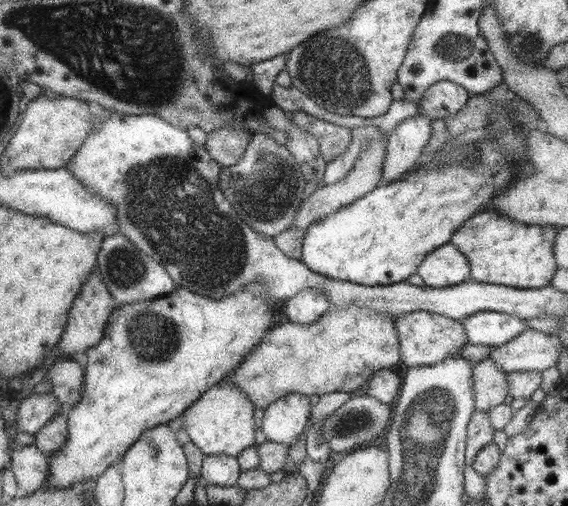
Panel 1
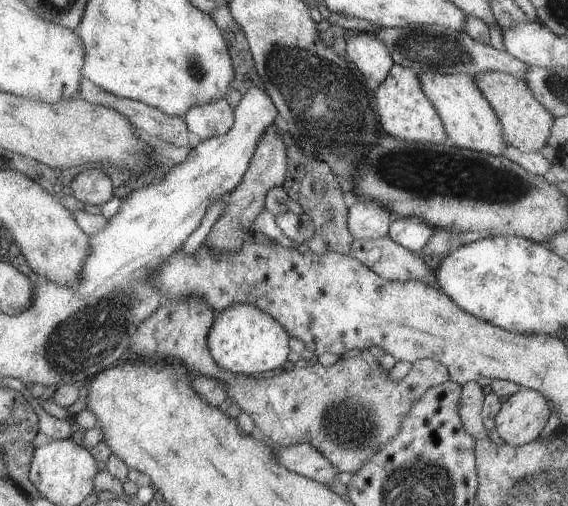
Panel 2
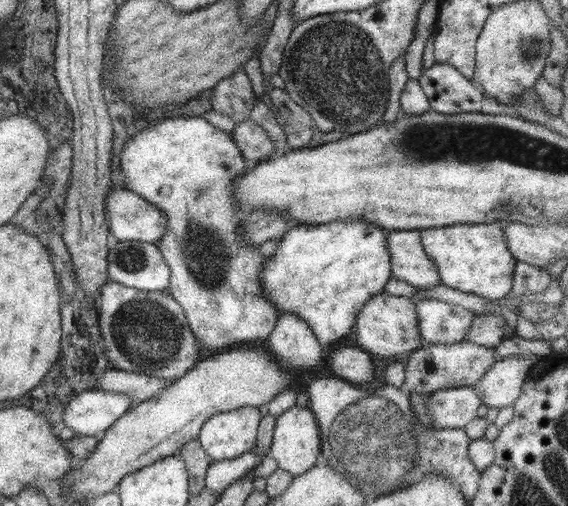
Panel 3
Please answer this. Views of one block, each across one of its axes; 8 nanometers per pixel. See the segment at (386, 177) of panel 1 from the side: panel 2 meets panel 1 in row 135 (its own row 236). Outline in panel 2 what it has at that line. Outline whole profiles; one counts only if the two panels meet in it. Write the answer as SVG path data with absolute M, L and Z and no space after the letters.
M397 216L392 221L392 224L389 224L387 235L392 242L418 255L421 254L423 246L425 246L434 230L433 227L427 225L421 218Z

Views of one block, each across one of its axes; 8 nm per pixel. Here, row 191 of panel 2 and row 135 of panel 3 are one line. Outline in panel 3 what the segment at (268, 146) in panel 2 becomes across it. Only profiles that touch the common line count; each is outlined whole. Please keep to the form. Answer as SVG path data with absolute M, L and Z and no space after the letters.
M249 119L236 123L231 134L247 164L257 164L277 153L265 130Z

